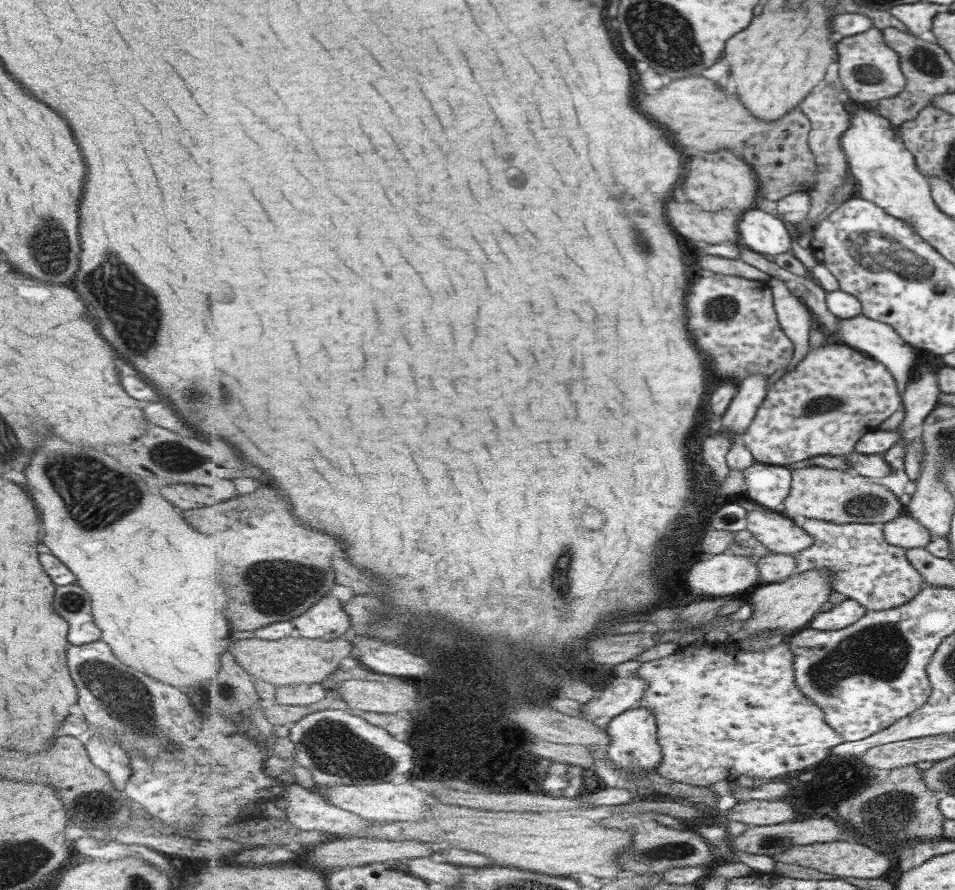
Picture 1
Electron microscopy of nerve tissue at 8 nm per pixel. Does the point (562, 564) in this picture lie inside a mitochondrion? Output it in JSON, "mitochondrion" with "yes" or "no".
{"mitochondrion":"yes"}

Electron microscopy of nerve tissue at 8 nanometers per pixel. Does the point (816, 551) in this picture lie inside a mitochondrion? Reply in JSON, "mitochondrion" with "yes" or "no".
{"mitochondrion":"no"}

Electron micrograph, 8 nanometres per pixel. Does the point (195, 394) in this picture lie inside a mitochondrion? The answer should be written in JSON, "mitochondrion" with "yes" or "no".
{"mitochondrion":"yes"}

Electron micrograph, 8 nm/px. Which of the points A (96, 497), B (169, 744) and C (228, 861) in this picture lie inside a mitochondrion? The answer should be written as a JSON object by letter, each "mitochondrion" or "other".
{"A":"mitochondrion","B":"mitochondrion","C":"other"}

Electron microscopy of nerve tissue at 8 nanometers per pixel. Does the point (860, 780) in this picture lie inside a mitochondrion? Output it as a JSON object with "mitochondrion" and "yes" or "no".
{"mitochondrion":"yes"}

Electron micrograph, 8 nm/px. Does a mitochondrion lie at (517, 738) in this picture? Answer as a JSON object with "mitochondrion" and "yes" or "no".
{"mitochondrion":"no"}

